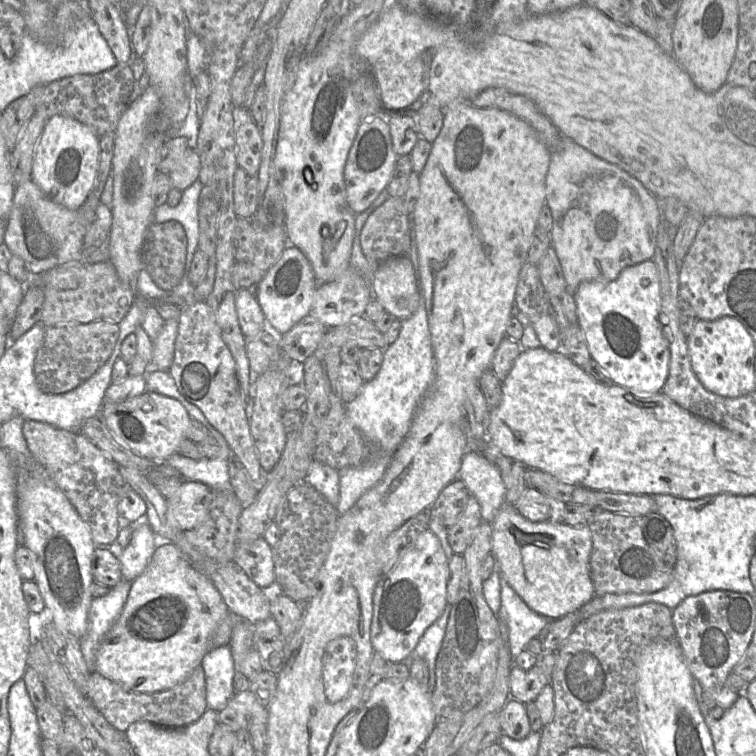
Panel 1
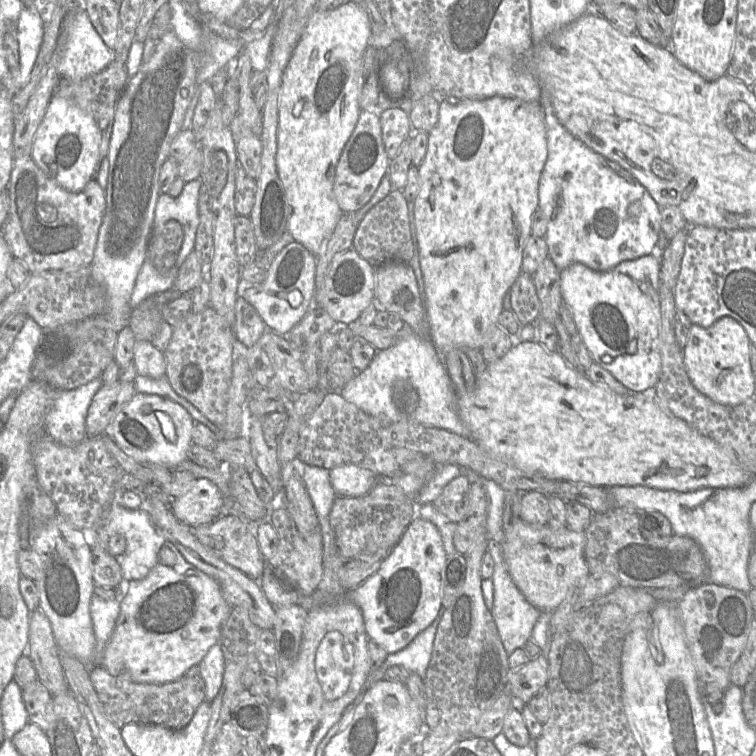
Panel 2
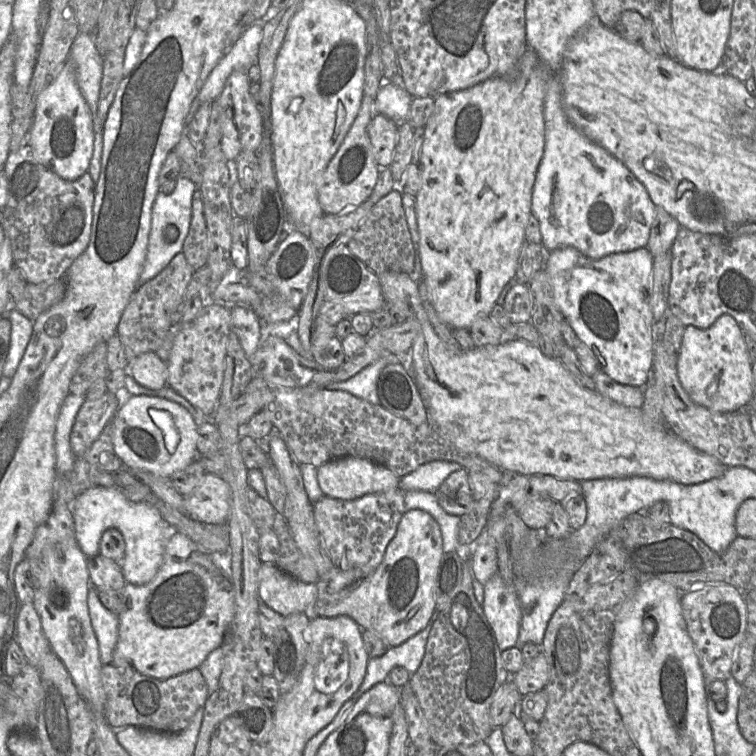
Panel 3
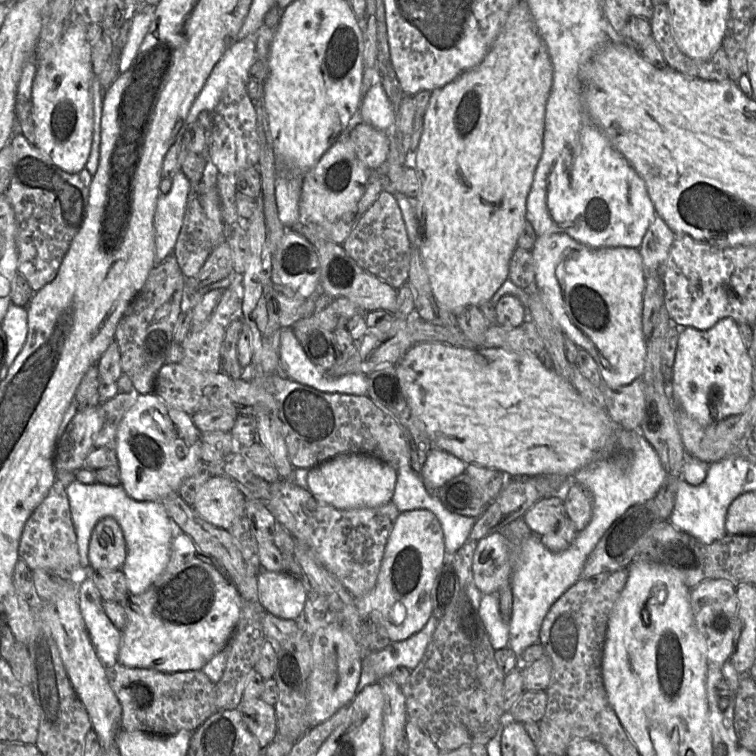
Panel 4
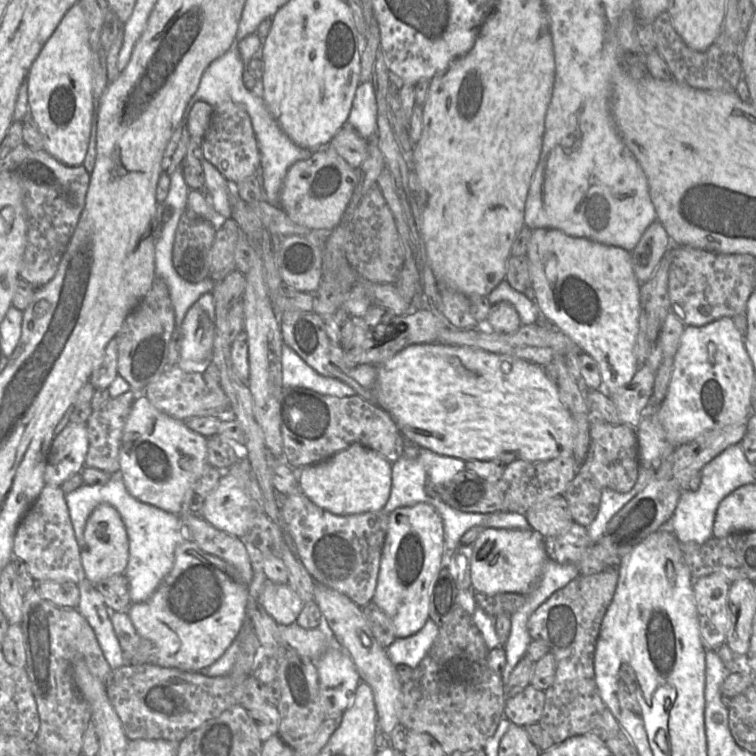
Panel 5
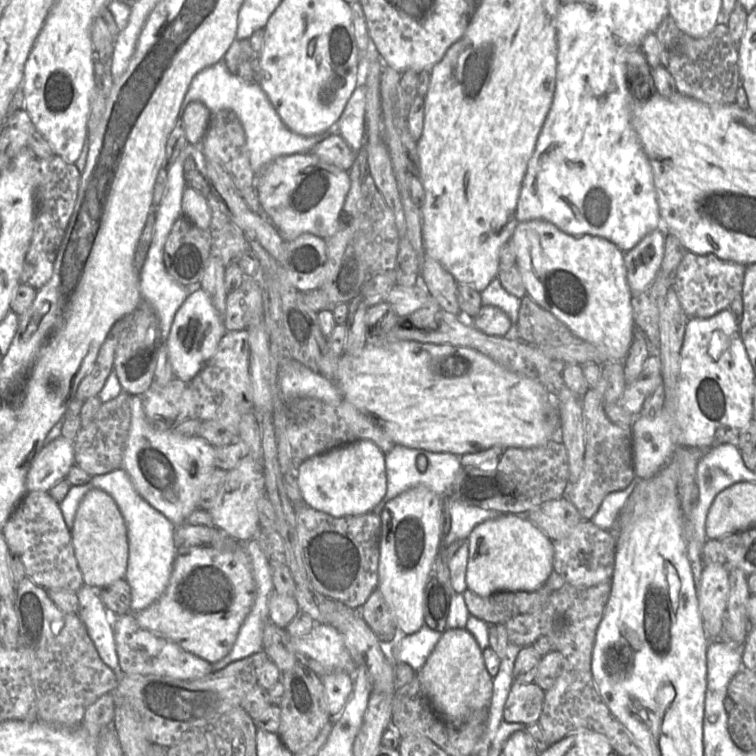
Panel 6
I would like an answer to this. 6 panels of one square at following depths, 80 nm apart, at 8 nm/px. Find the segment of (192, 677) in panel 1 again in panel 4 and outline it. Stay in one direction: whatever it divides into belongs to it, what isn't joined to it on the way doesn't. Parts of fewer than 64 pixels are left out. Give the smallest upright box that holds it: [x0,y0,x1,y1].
[106,663,216,736]

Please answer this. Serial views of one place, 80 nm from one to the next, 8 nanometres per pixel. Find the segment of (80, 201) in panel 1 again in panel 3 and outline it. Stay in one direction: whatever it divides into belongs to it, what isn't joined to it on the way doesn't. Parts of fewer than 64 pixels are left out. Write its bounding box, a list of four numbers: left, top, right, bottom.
[30,59,94,180]

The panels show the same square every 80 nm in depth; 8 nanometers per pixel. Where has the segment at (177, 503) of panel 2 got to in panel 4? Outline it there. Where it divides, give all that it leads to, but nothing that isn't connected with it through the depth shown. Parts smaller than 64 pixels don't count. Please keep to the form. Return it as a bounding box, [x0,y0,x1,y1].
[192,476,246,530]

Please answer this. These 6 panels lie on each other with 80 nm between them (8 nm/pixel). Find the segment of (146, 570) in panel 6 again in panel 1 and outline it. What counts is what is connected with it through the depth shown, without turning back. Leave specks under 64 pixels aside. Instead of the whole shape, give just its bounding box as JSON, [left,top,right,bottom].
[119,524,156,581]

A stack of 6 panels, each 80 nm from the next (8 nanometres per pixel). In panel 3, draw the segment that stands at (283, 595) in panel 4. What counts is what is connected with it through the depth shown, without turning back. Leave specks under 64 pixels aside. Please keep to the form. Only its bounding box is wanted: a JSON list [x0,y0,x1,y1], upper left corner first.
[258,563,317,618]

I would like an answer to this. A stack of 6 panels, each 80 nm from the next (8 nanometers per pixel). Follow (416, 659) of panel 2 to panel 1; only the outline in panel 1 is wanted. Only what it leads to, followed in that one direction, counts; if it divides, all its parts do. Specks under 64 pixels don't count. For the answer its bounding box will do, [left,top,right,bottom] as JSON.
[406,603,451,693]

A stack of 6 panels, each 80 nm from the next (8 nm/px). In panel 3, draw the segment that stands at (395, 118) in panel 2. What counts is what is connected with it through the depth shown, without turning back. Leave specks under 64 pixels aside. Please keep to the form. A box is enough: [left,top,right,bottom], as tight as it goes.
[368,114,399,167]

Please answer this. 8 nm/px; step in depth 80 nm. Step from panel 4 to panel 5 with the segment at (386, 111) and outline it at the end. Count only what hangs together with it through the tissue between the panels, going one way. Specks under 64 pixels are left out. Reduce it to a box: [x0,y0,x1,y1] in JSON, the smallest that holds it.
[347,81,377,140]

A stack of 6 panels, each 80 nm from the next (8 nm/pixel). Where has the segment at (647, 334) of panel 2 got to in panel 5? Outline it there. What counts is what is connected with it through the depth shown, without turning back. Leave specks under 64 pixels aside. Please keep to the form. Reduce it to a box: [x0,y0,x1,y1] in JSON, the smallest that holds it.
[526,228,641,394]

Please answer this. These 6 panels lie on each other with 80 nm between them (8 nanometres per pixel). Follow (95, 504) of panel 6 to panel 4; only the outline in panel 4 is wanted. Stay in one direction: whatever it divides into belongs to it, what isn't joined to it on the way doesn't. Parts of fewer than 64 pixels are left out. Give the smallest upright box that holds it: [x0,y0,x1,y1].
[89,517,126,570]

